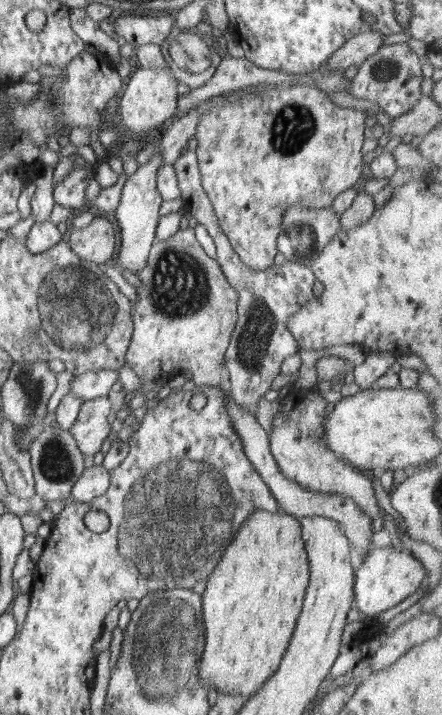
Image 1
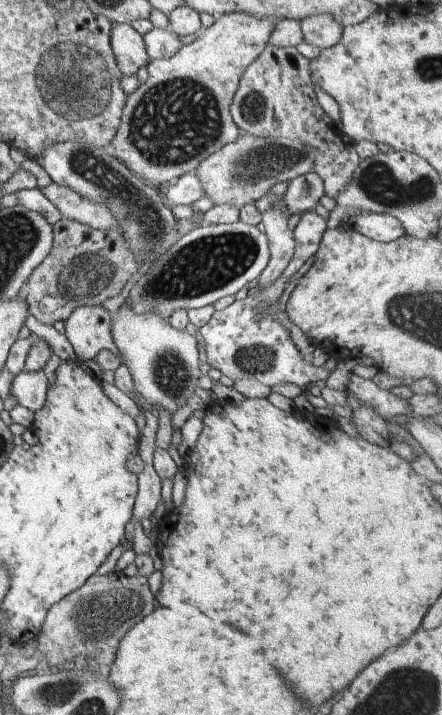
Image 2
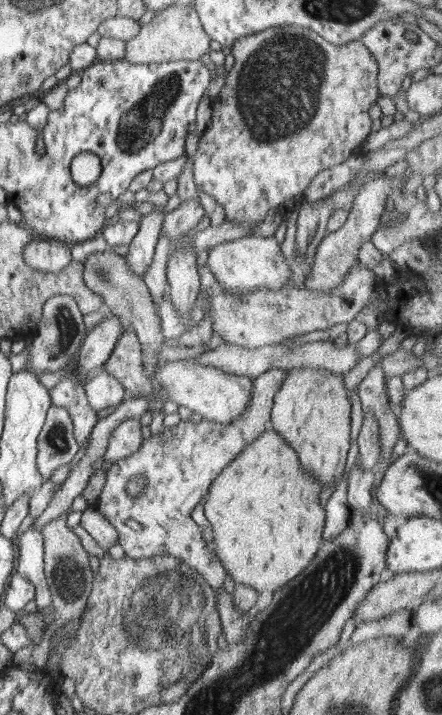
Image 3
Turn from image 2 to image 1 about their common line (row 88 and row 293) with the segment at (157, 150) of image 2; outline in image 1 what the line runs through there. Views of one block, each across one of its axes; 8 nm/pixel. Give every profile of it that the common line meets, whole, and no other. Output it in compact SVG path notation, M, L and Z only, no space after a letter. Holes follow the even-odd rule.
M178 229L164 240L155 239L146 266L138 272L140 286L136 288L137 301L132 306L133 333L127 348L125 362L141 378L141 382L158 381L160 376L174 376L190 372L196 387L222 385L222 365L225 352L236 326L237 292L230 286L217 259L206 255L194 235L194 229Z

